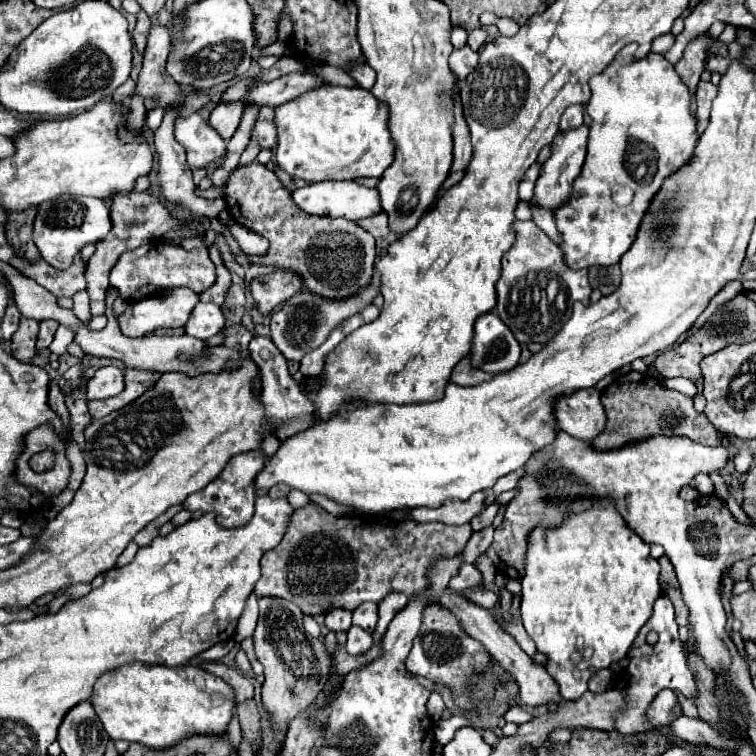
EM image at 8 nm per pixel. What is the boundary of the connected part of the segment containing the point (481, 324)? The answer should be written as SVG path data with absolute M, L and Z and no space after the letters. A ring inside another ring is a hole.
M496 313L480 315L474 323L470 365L490 375L510 371L518 365L520 343Z

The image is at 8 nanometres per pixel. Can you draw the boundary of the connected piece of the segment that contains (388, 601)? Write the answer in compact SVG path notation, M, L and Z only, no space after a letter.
M400 593L388 595L388 597L378 605L378 607L380 607L380 611L378 611L380 619L378 619L378 627L376 627L376 631L374 631L374 643L380 643L380 641L382 641L382 635L386 633L386 627L390 625L390 621L392 621L394 615L396 615L398 611L402 611L406 605L408 605L408 599L406 599L404 595L400 595Z

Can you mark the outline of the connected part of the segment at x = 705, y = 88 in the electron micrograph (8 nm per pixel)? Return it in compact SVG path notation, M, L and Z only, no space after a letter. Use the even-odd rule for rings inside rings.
M698 83L698 89L696 89L696 115L698 115L698 133L702 133L708 125L708 119L710 119L710 105L712 105L712 99L716 97L716 85L714 83Z

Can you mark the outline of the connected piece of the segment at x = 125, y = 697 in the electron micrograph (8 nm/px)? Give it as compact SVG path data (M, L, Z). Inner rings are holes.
M140 661L100 675L90 703L110 739L126 739L150 749L172 747L196 733L224 735L228 721L236 713L234 693L220 677L192 665L166 667Z

